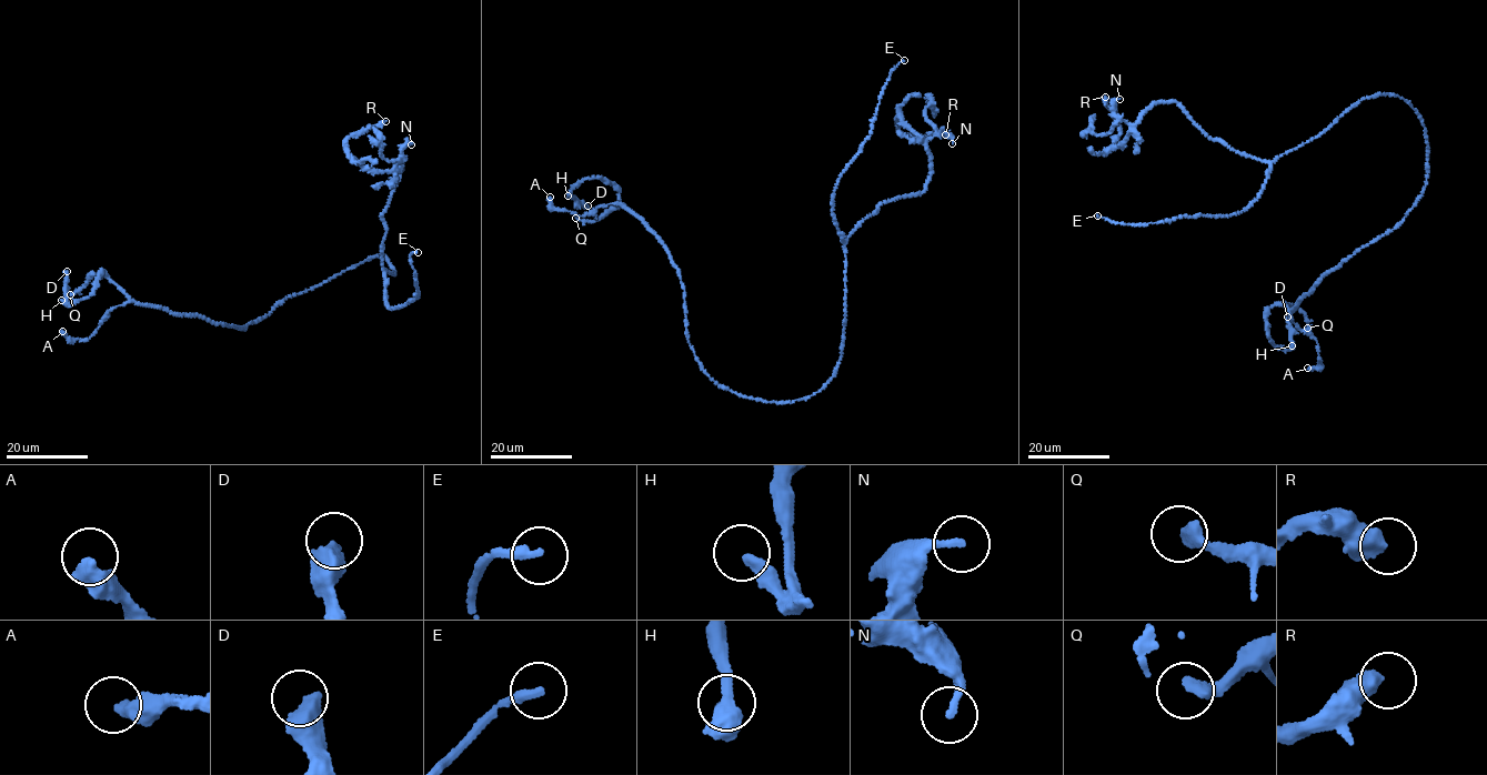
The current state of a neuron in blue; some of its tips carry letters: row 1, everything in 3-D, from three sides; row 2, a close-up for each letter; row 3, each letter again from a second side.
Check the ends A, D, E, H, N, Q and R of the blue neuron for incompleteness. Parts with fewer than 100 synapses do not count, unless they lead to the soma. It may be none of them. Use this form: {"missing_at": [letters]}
{"missing_at": []}

